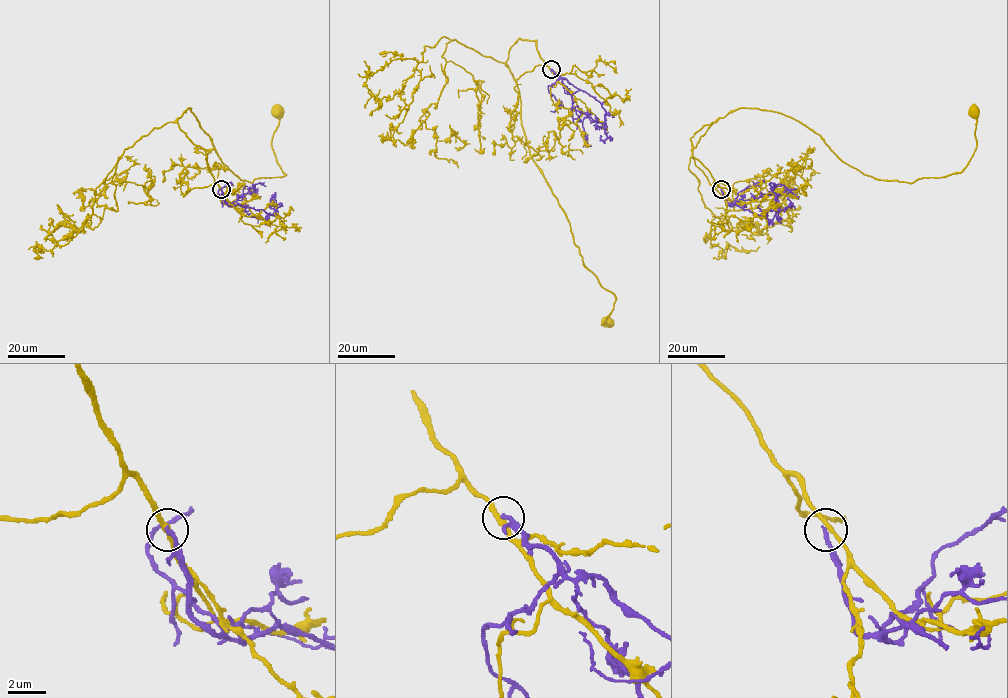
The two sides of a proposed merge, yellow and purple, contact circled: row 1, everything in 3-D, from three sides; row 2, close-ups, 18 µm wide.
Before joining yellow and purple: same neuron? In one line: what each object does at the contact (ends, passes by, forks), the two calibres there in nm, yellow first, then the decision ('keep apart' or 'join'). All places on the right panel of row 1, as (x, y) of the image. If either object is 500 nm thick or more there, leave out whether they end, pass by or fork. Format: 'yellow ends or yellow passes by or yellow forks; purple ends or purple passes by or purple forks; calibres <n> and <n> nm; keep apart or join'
yellow passes by; purple ends; calibres 240 and 200 nm; keep apart

